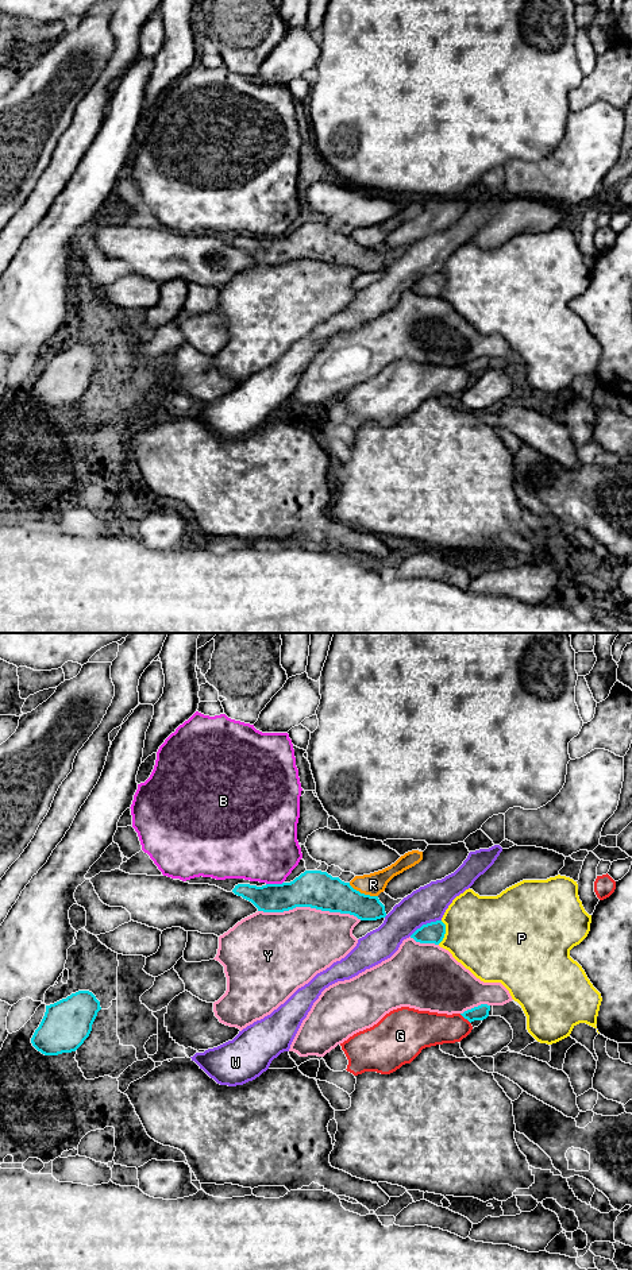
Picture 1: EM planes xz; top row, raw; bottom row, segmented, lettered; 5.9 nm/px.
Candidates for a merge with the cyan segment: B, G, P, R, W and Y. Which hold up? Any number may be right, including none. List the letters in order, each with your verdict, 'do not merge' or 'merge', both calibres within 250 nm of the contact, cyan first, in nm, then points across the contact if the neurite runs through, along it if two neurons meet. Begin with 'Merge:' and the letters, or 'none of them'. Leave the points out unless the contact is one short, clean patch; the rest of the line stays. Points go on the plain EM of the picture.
Merge: none of them
B: do not merge | 220/440 nm
G: do not merge | 90/220 nm
P: do not merge | 130/460 nm
R: do not merge | 220/140 nm
W: do not merge | 130/220 nm
Y: do not merge | 220/420 nm

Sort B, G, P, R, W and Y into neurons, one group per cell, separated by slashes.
B / G / P / R / W / Y

